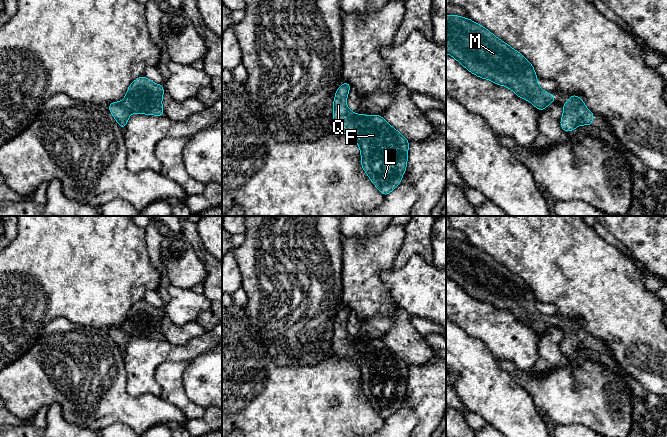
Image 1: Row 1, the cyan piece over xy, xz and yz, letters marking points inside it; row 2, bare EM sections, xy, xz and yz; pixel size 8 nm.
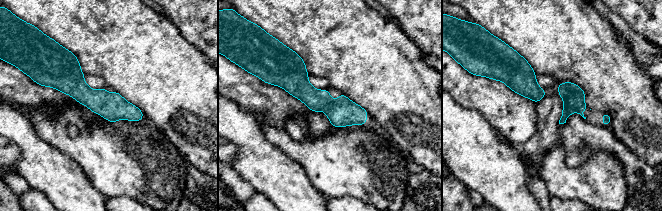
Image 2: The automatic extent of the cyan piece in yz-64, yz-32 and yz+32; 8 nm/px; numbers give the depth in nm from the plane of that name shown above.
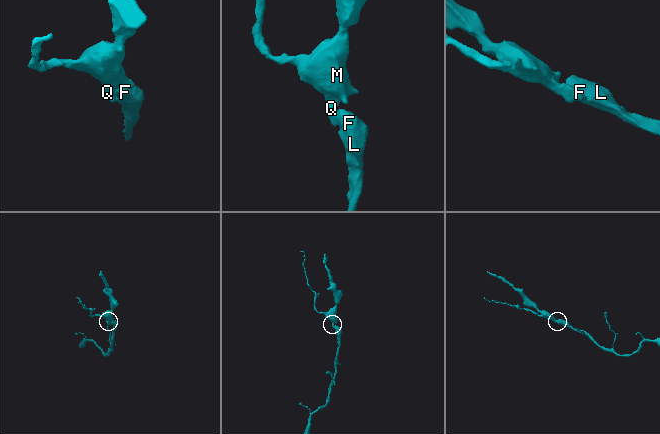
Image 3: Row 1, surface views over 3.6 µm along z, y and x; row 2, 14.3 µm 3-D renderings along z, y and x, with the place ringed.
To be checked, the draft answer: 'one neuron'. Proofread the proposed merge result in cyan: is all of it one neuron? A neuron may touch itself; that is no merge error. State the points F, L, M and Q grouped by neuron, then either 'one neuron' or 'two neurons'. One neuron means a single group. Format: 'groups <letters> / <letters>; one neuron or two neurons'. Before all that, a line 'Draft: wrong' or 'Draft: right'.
Draft: right
groups F L M Q; one neuron

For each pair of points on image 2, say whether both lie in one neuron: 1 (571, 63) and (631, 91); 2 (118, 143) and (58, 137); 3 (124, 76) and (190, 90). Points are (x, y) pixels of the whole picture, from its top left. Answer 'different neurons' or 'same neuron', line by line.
1: same neuron
2: same neuron
3: same neuron

